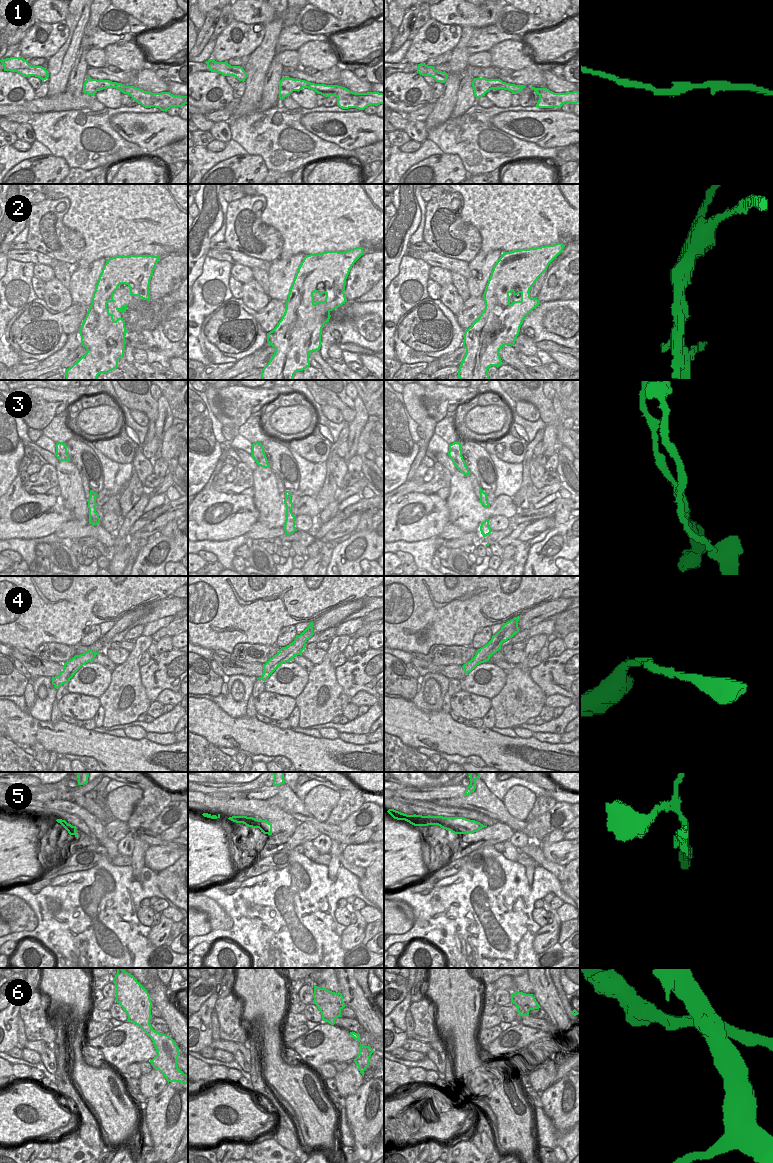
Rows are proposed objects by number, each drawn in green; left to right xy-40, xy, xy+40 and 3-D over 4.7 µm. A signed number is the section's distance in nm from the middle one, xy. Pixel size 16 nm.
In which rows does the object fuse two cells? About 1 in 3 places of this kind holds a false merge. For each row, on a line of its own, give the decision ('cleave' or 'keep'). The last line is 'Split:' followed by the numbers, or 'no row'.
1: keep
2: keep
3: cleave
4: keep
5: cleave
6: cleave
Split: 3, 5, 6

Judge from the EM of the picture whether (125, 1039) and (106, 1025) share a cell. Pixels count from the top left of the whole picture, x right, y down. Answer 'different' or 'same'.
different

